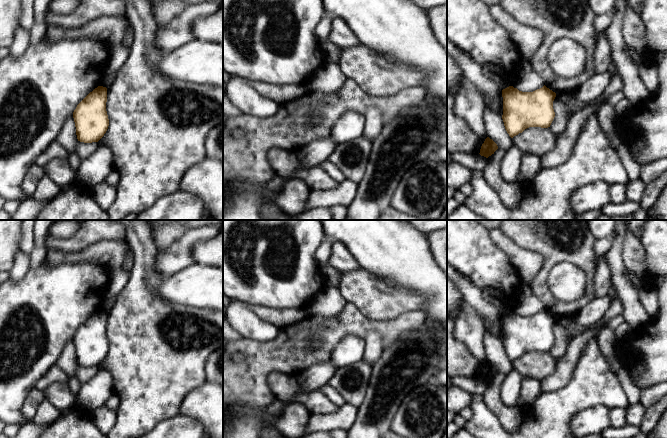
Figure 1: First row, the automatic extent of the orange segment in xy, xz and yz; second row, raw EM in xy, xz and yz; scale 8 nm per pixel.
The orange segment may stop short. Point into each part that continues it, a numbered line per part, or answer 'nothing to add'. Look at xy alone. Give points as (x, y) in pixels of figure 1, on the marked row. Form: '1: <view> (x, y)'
nothing to add

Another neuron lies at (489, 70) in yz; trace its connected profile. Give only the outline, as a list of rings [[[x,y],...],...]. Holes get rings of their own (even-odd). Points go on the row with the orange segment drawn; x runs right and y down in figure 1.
[[[484,64],[481,67],[483,73],[488,78],[494,80],[502,88],[502,90],[509,86],[512,86],[512,81],[504,77],[502,71],[499,68],[495,67],[492,64]]]

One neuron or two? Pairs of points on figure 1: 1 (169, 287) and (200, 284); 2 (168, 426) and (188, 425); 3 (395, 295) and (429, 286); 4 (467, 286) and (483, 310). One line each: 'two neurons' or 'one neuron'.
1: one neuron
2: one neuron
3: two neurons
4: one neuron

